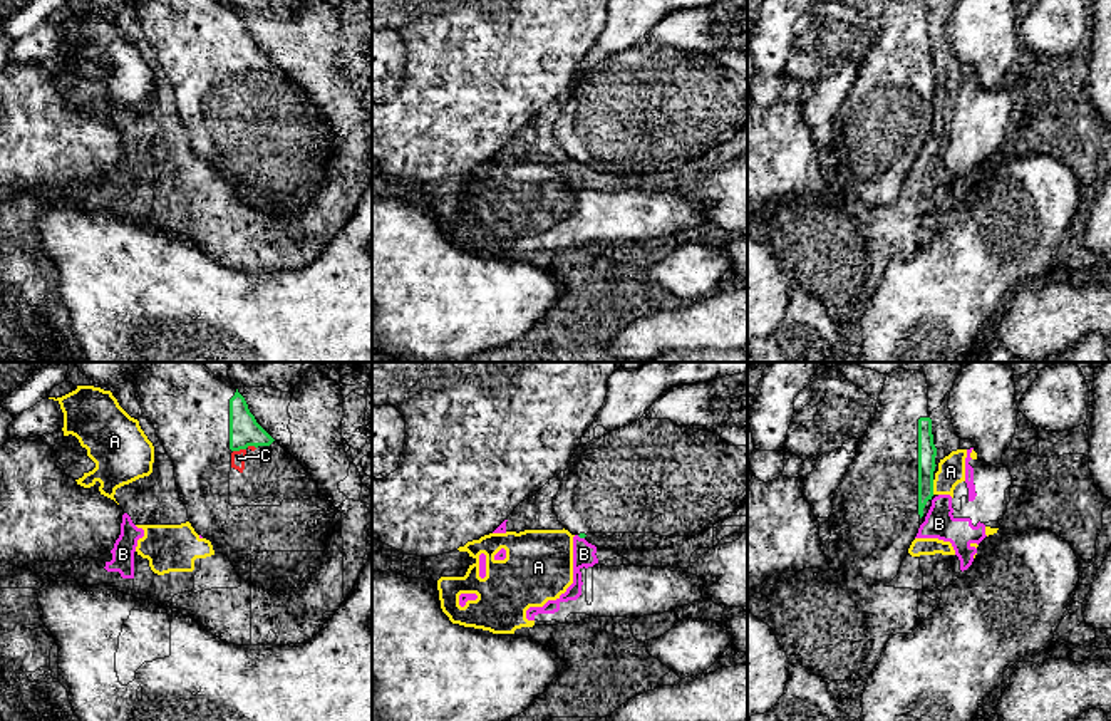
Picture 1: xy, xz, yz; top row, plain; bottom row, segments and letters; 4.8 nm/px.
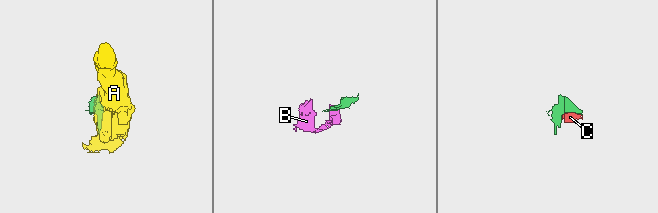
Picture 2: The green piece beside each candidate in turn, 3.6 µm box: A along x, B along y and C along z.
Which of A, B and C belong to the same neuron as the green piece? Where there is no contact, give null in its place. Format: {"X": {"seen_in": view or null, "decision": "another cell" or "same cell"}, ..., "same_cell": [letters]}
{"A": {"seen_in": "yz", "decision": "another cell"}, "B": {"seen_in": "xz", "decision": "another cell"}, "C": {"seen_in": "xy", "decision": "same cell"}, "same_cell": ["C"]}

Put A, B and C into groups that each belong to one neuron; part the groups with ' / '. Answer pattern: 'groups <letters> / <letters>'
groups A B / C

